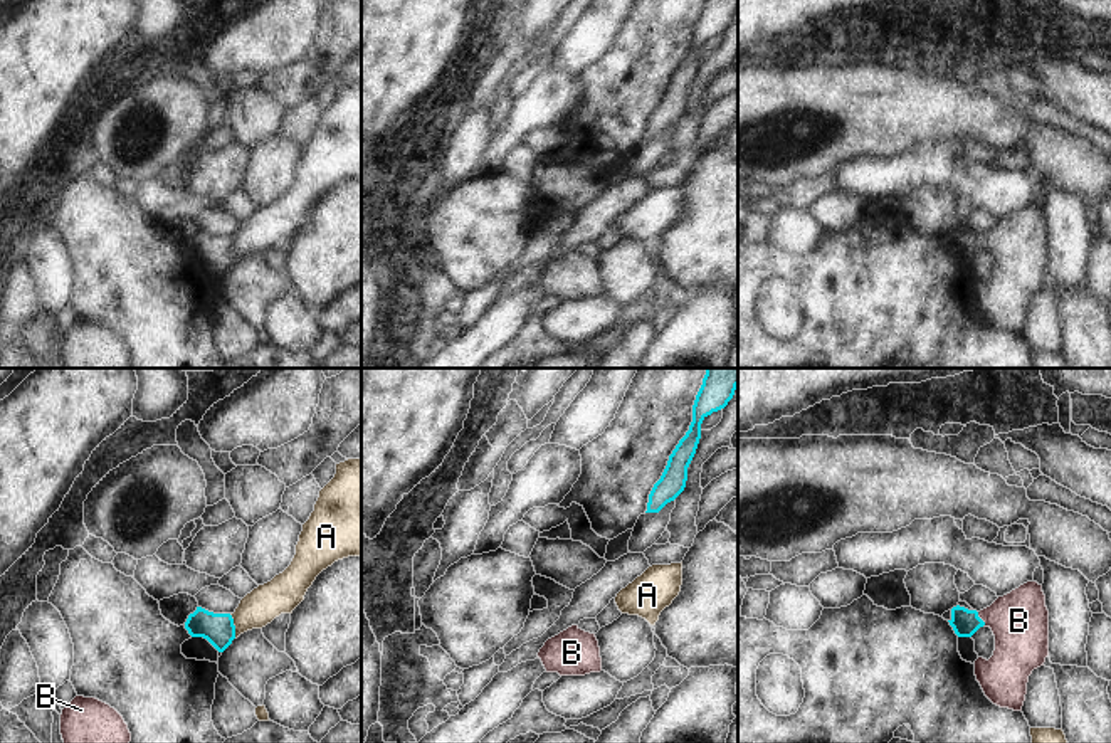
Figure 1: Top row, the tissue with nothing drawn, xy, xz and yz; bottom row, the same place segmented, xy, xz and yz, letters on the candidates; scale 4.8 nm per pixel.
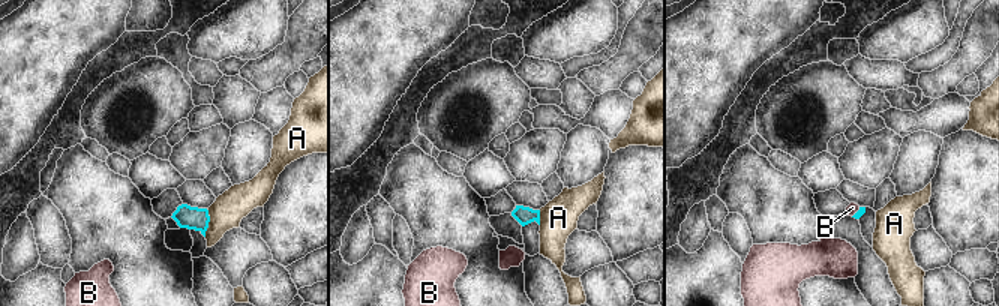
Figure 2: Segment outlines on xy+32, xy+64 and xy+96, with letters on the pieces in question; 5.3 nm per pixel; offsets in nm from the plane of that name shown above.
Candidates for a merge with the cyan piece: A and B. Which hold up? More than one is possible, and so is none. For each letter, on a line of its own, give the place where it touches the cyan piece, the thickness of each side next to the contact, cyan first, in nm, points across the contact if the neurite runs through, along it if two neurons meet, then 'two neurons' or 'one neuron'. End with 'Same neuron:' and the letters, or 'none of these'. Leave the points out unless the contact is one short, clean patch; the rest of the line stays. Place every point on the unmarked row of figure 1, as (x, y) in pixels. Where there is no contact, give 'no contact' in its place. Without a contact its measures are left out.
A: xy (234, 249) | 150/170 nm | along xy (229, 237), (236, 261) | two neurons
B: yz (980, 242) | 130/280 nm | across yz (965, 246), (980, 242), (1019, 244) | one neuron
Same neuron: B

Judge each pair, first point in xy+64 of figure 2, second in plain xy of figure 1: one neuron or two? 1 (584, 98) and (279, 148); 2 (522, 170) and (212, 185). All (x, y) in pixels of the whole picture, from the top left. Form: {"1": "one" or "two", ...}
{"1": "two", "2": "one"}

